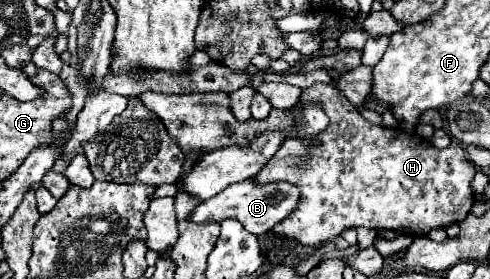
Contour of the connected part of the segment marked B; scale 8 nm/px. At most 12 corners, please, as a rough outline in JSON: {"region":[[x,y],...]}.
{"region":[[237,182],[189,214],[195,224],[235,218],[259,236],[295,210],[289,182]]}

